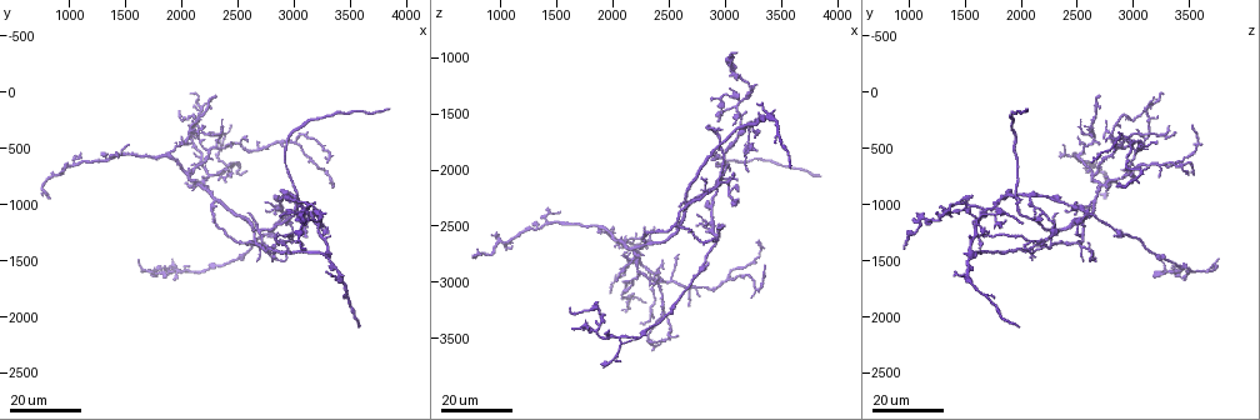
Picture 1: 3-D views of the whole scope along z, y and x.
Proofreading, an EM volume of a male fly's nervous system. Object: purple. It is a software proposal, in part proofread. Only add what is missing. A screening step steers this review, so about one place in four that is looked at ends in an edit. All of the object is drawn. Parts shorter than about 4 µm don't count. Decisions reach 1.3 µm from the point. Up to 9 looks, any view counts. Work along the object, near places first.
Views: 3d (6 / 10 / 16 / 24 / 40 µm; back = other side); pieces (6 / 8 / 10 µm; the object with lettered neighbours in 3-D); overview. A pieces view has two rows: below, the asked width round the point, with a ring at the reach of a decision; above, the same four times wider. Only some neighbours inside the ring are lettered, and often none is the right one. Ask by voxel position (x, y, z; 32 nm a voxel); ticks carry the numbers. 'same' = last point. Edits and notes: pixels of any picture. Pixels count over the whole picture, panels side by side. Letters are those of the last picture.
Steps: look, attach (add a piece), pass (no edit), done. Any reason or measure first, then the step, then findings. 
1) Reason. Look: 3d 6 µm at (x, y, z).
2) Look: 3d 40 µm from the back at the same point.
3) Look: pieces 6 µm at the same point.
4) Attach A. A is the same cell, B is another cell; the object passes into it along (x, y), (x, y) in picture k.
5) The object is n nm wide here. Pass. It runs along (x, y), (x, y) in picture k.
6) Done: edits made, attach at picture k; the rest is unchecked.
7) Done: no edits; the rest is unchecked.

Branch stops here. Look: 3d 24 µm at (2880, 1120, 1400).

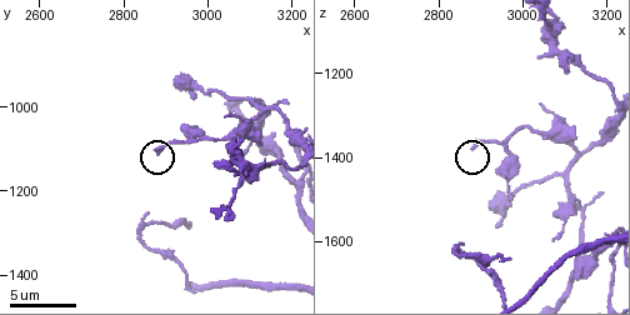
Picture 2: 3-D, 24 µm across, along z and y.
Look: pieces 8 µm at (2880, 1105, 1380).

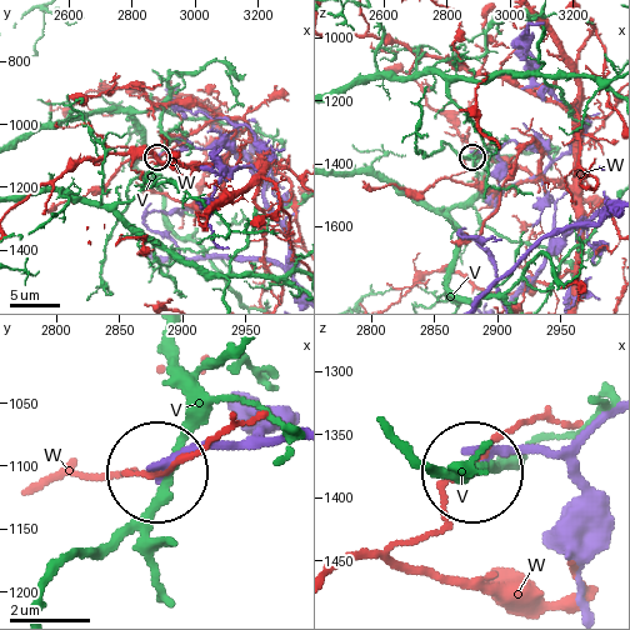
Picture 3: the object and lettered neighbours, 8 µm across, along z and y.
Pass. V and W are other cells; none of them fits.

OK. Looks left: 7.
Look: 3d 24 µm at (3560, 2080, 1960).

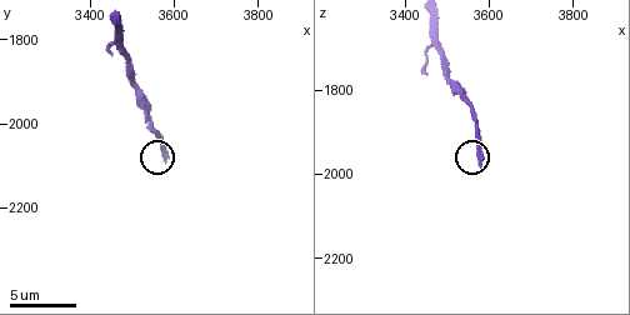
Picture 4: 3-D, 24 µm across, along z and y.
Look: 3d 10 µm at (3585, 2085, 1980).

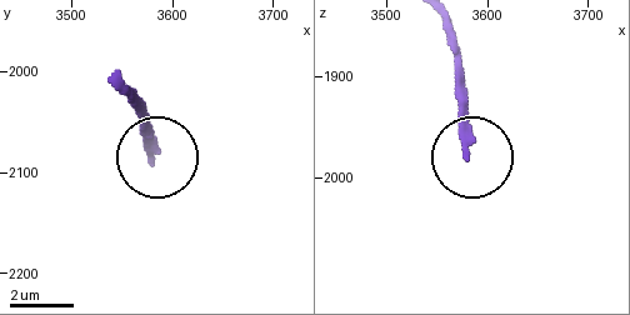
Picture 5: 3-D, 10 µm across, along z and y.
What lies round it. Look: pieces 8 µm at (3582, 2088, 1980).

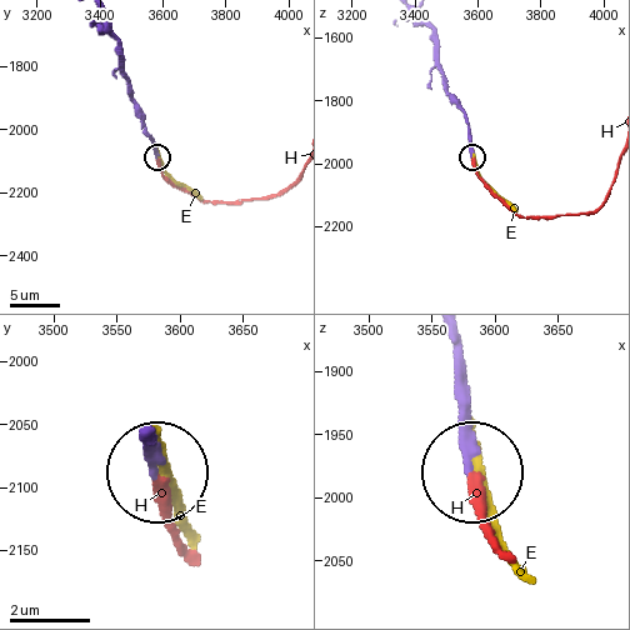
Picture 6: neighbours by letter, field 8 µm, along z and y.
Attach H. H is the same cell, E is another cell; the object passes into it along (146, 426), (158, 498), (178, 538) in picture 6; the neuron continues.

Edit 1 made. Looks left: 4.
Branch stops here. Look: 3d 24 µm at (3860, 160, 2080).

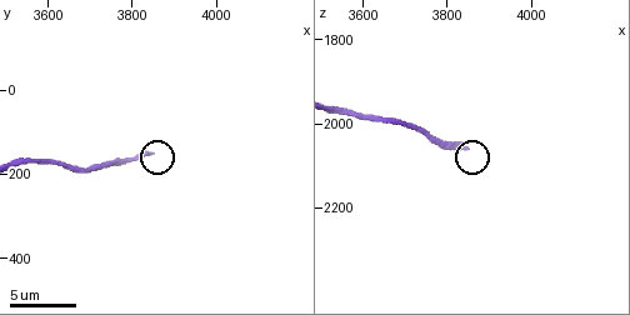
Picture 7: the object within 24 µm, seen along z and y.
Look: pieces 8 µm at (3845, 150, 2050).

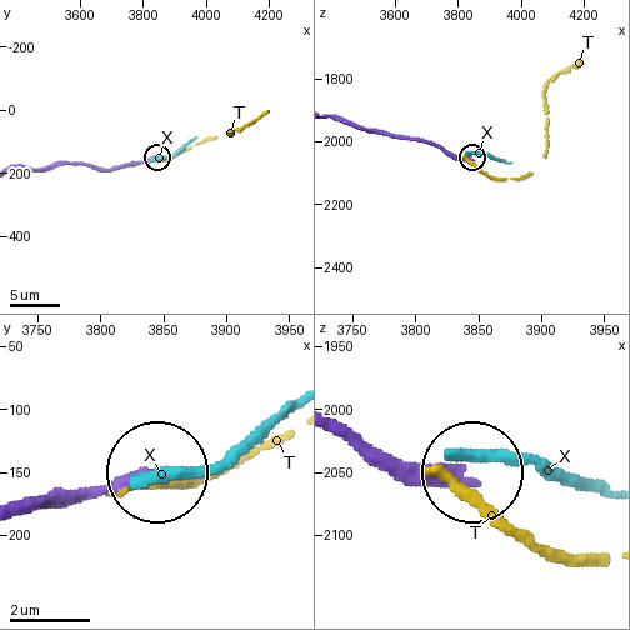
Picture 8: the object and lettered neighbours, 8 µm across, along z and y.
The object is 240 nm wide here. Pass. T and X are other cells; it runs along (343, 425), (393, 455), (460, 469) in picture 8; none of them fits.

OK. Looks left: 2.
Free end. Look: 3d 16 µm at (2680, 440, 3200).

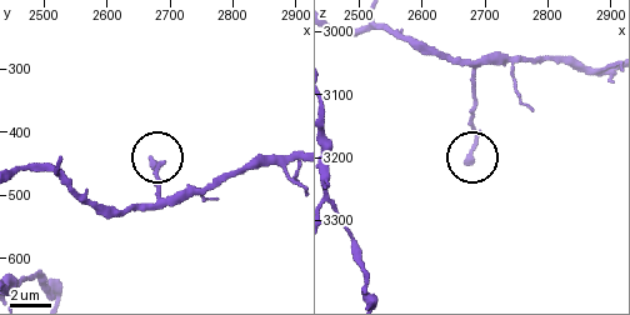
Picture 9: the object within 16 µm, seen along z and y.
Look: pieces 6 µm at (2675, 445, 3205).

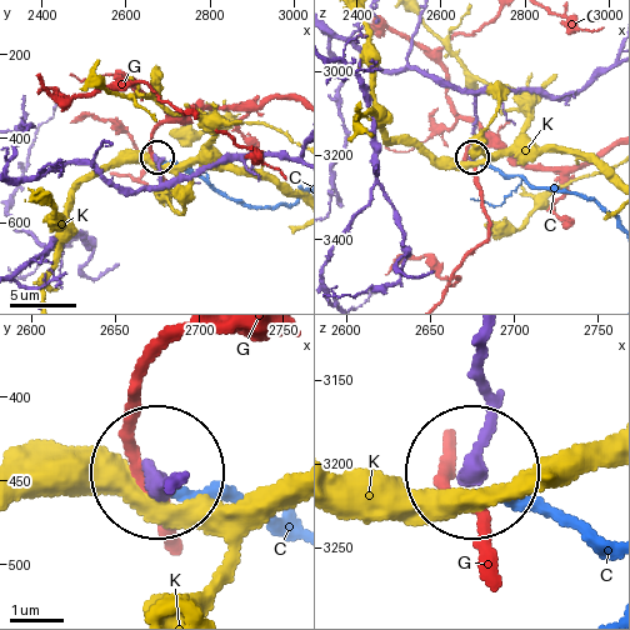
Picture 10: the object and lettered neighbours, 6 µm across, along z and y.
The object is 330 nm wide here. Pass. C, G and K are other cells; it runs along (21, 180), (88, 164), (148, 190), (161, 175), (159, 156) in picture 10; no lettered piece goes on from it.

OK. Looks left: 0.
Done: edits made, attach at picture 6; the rest is unchecked.

